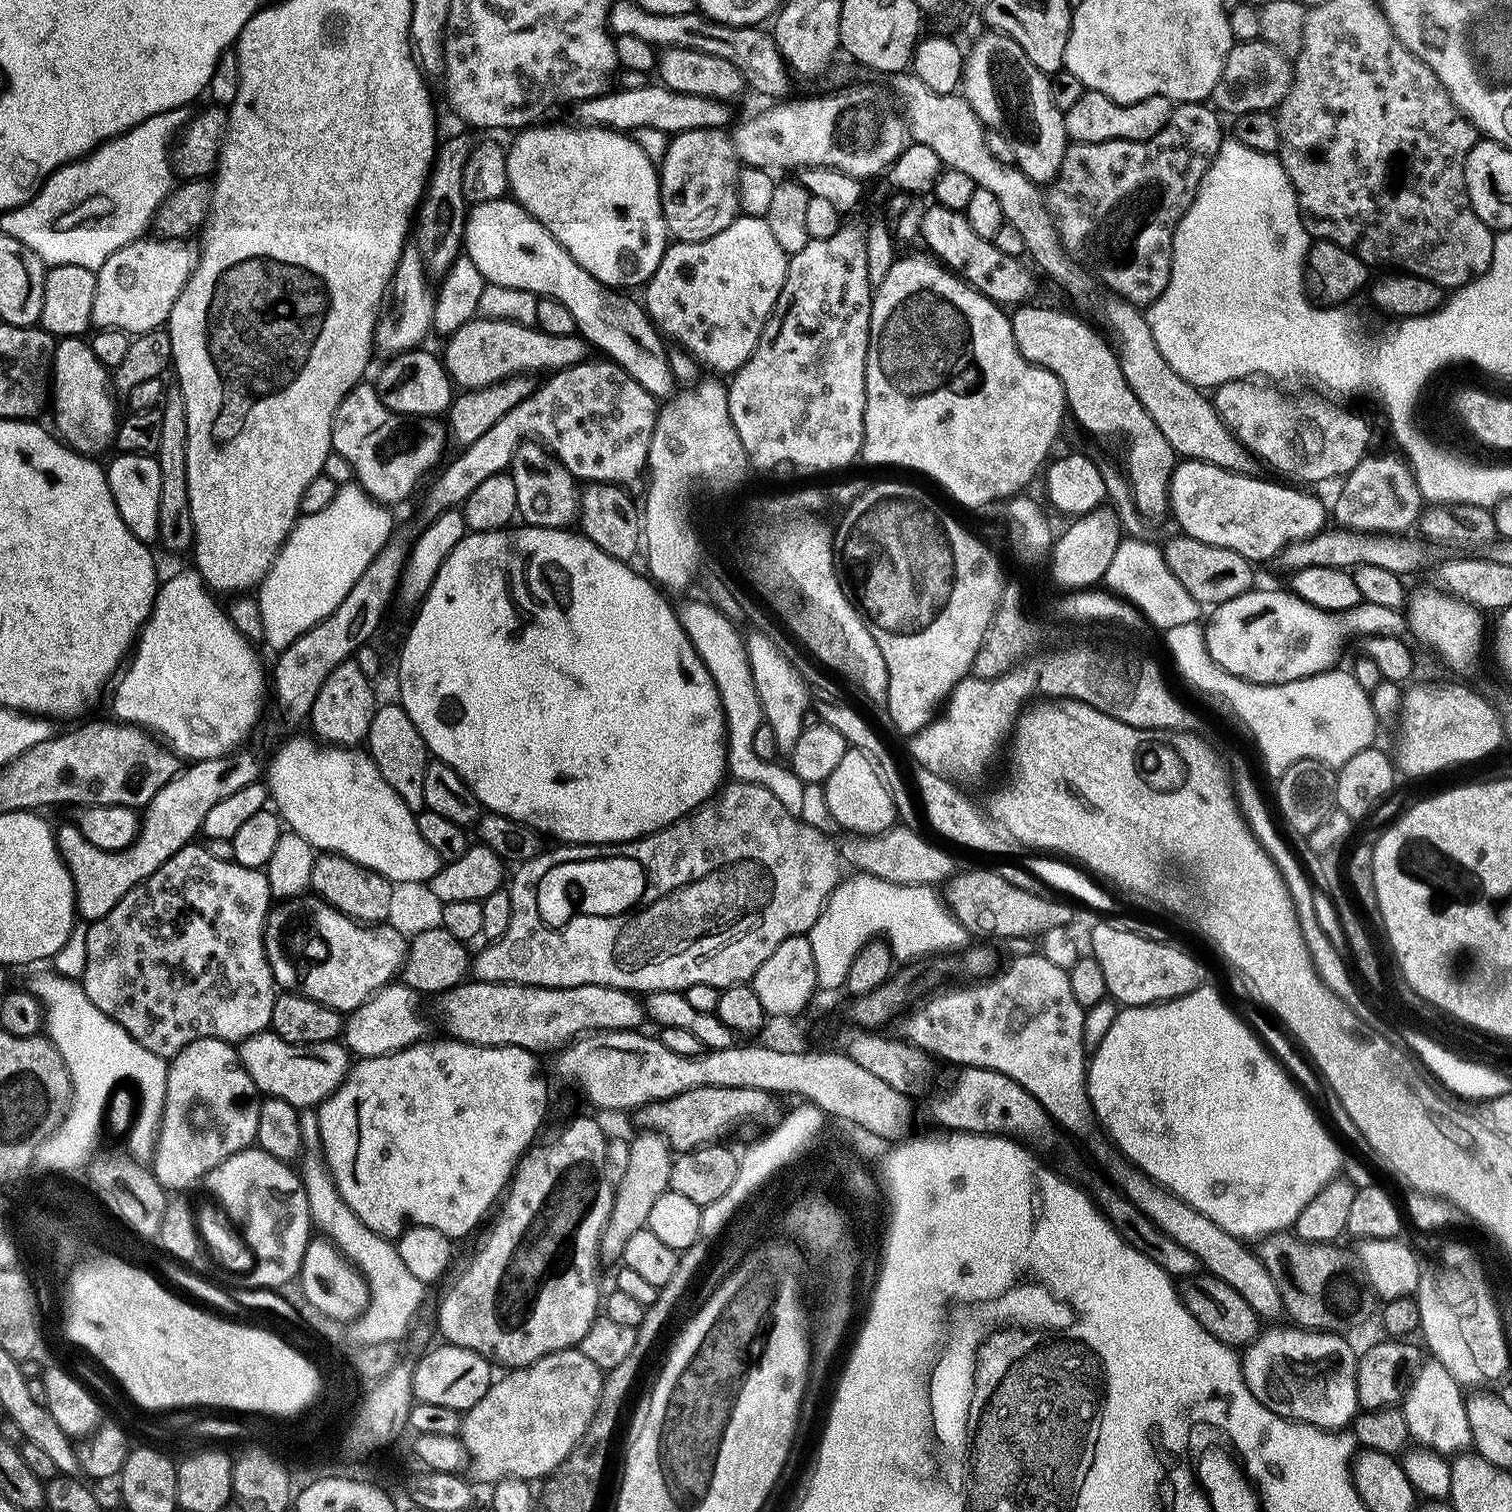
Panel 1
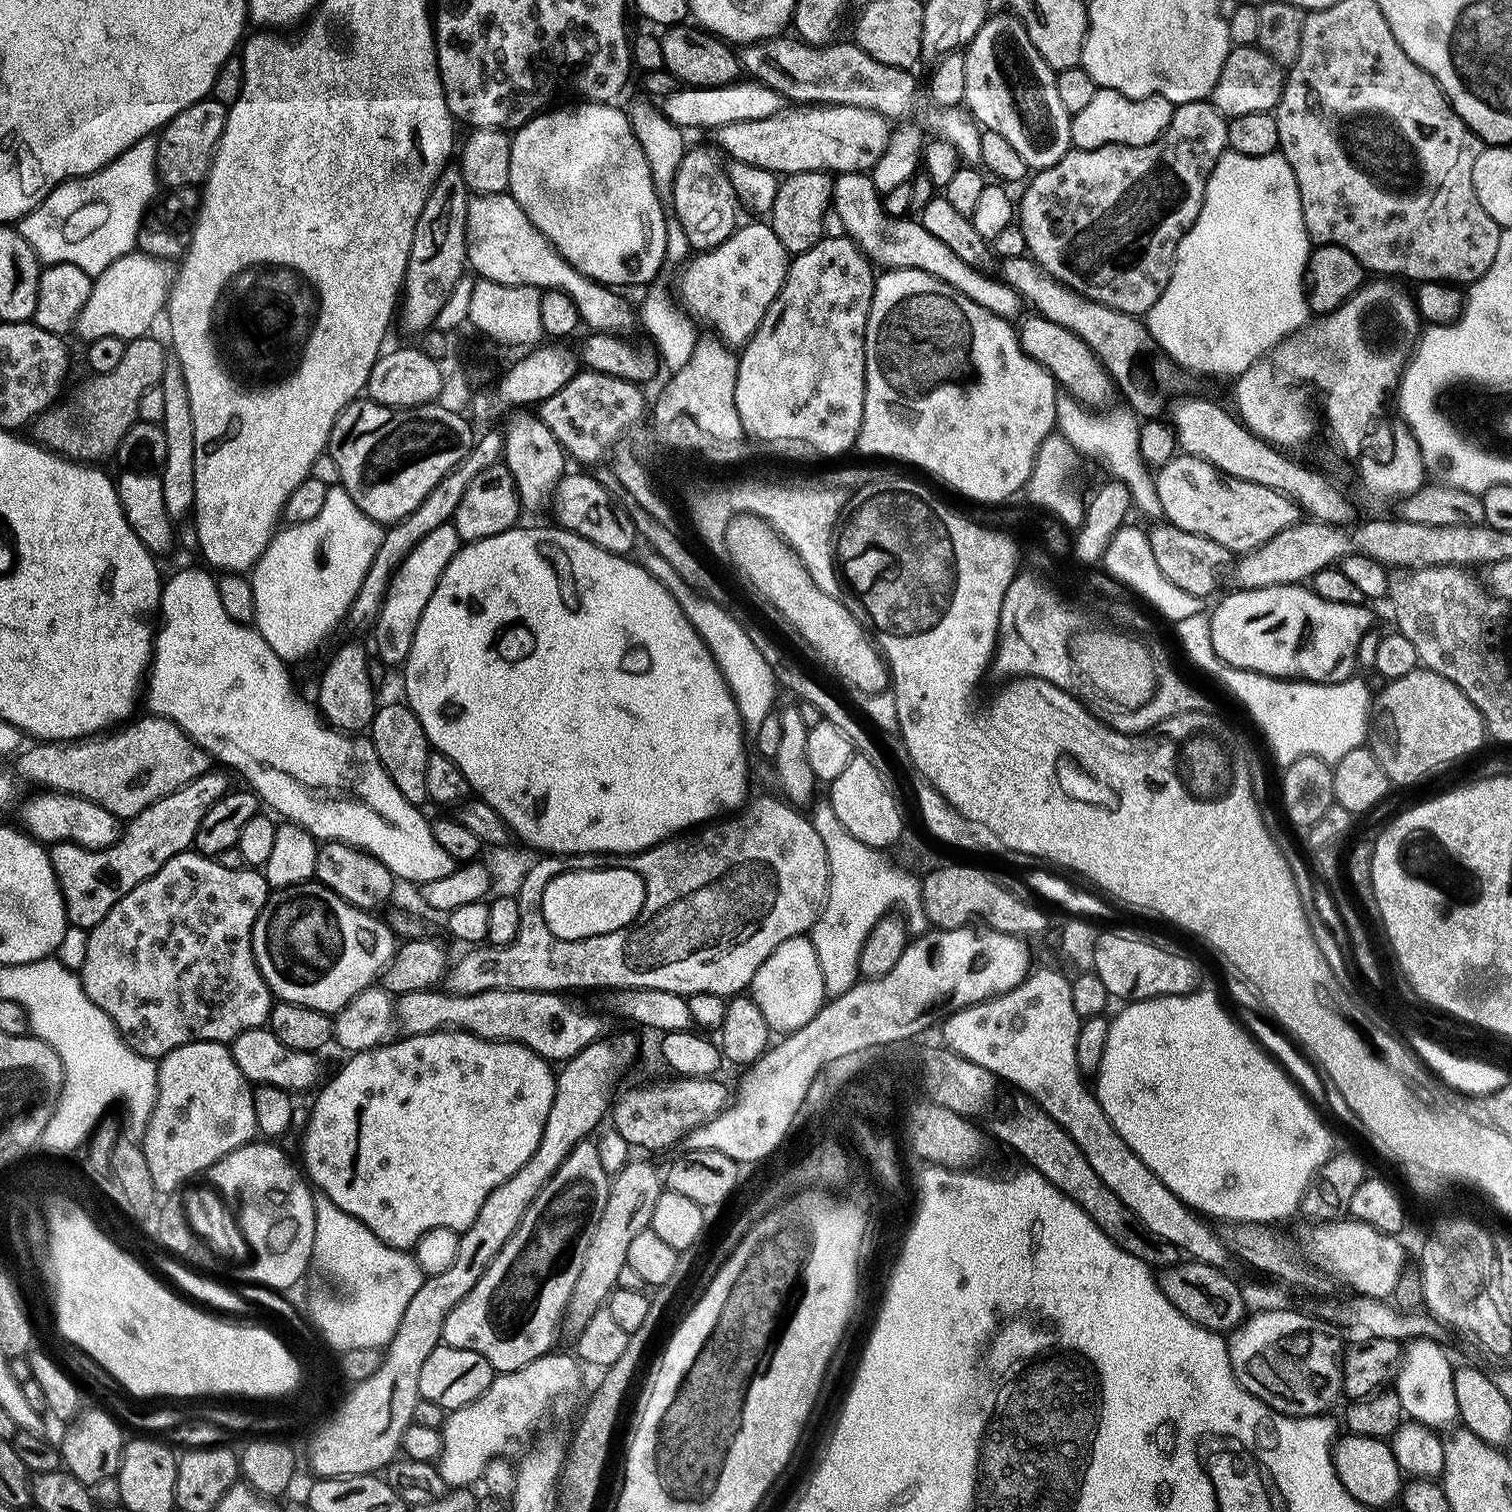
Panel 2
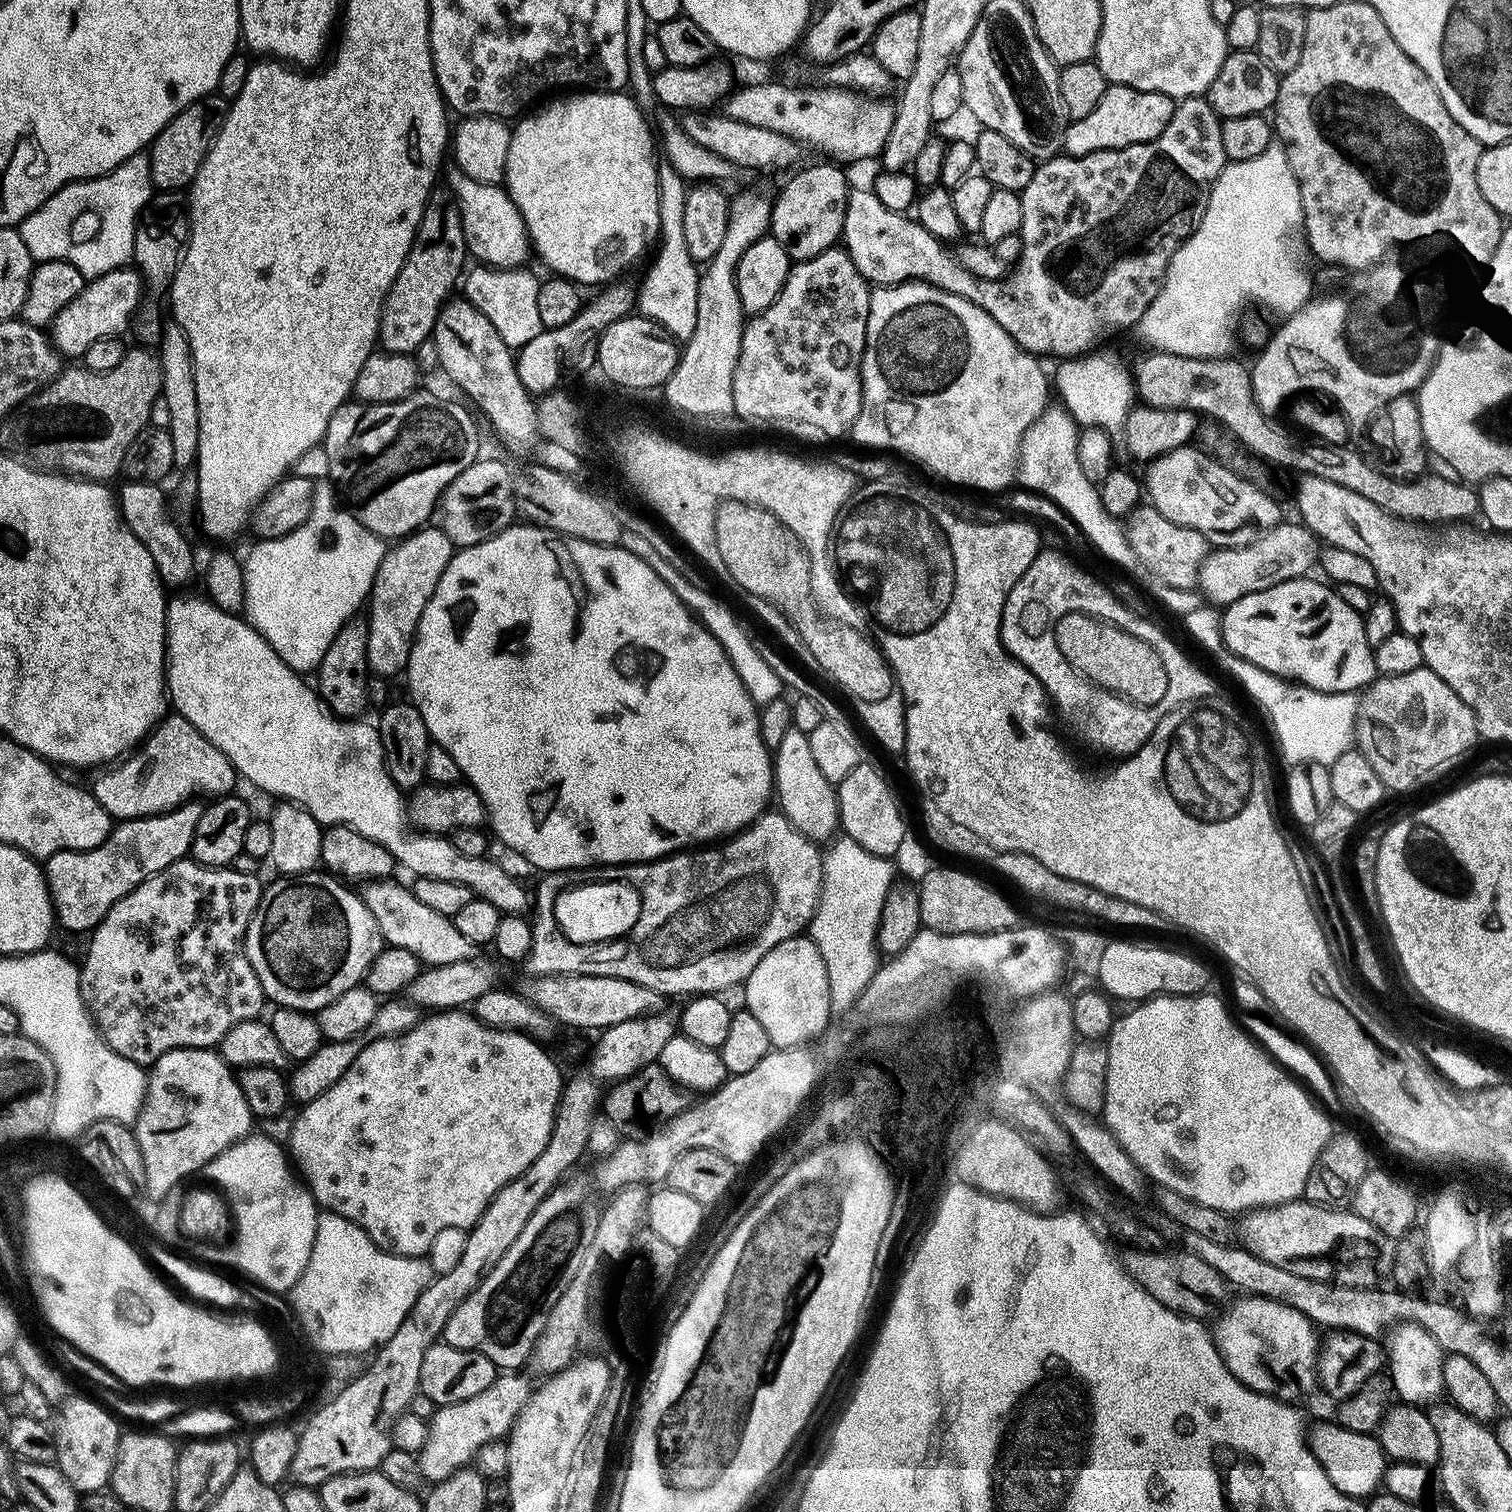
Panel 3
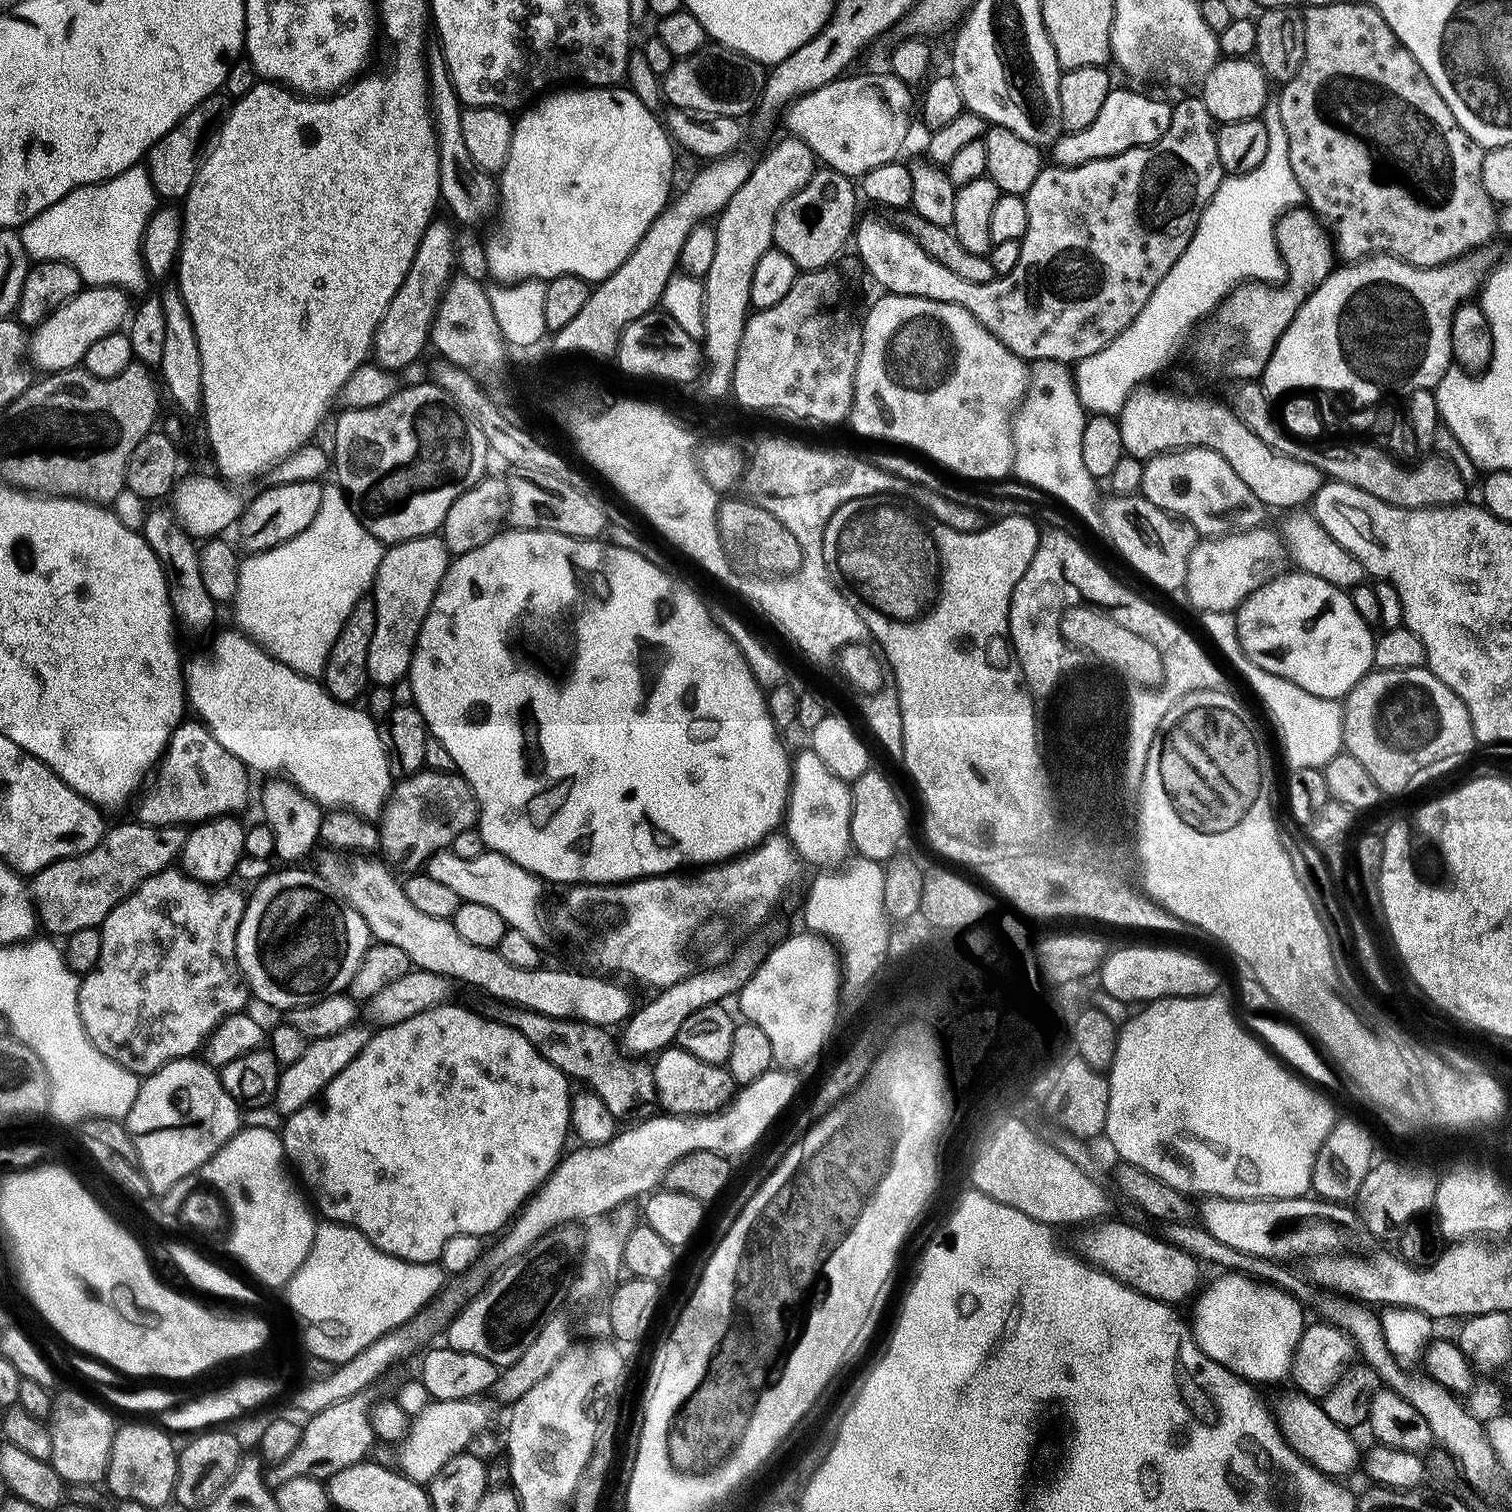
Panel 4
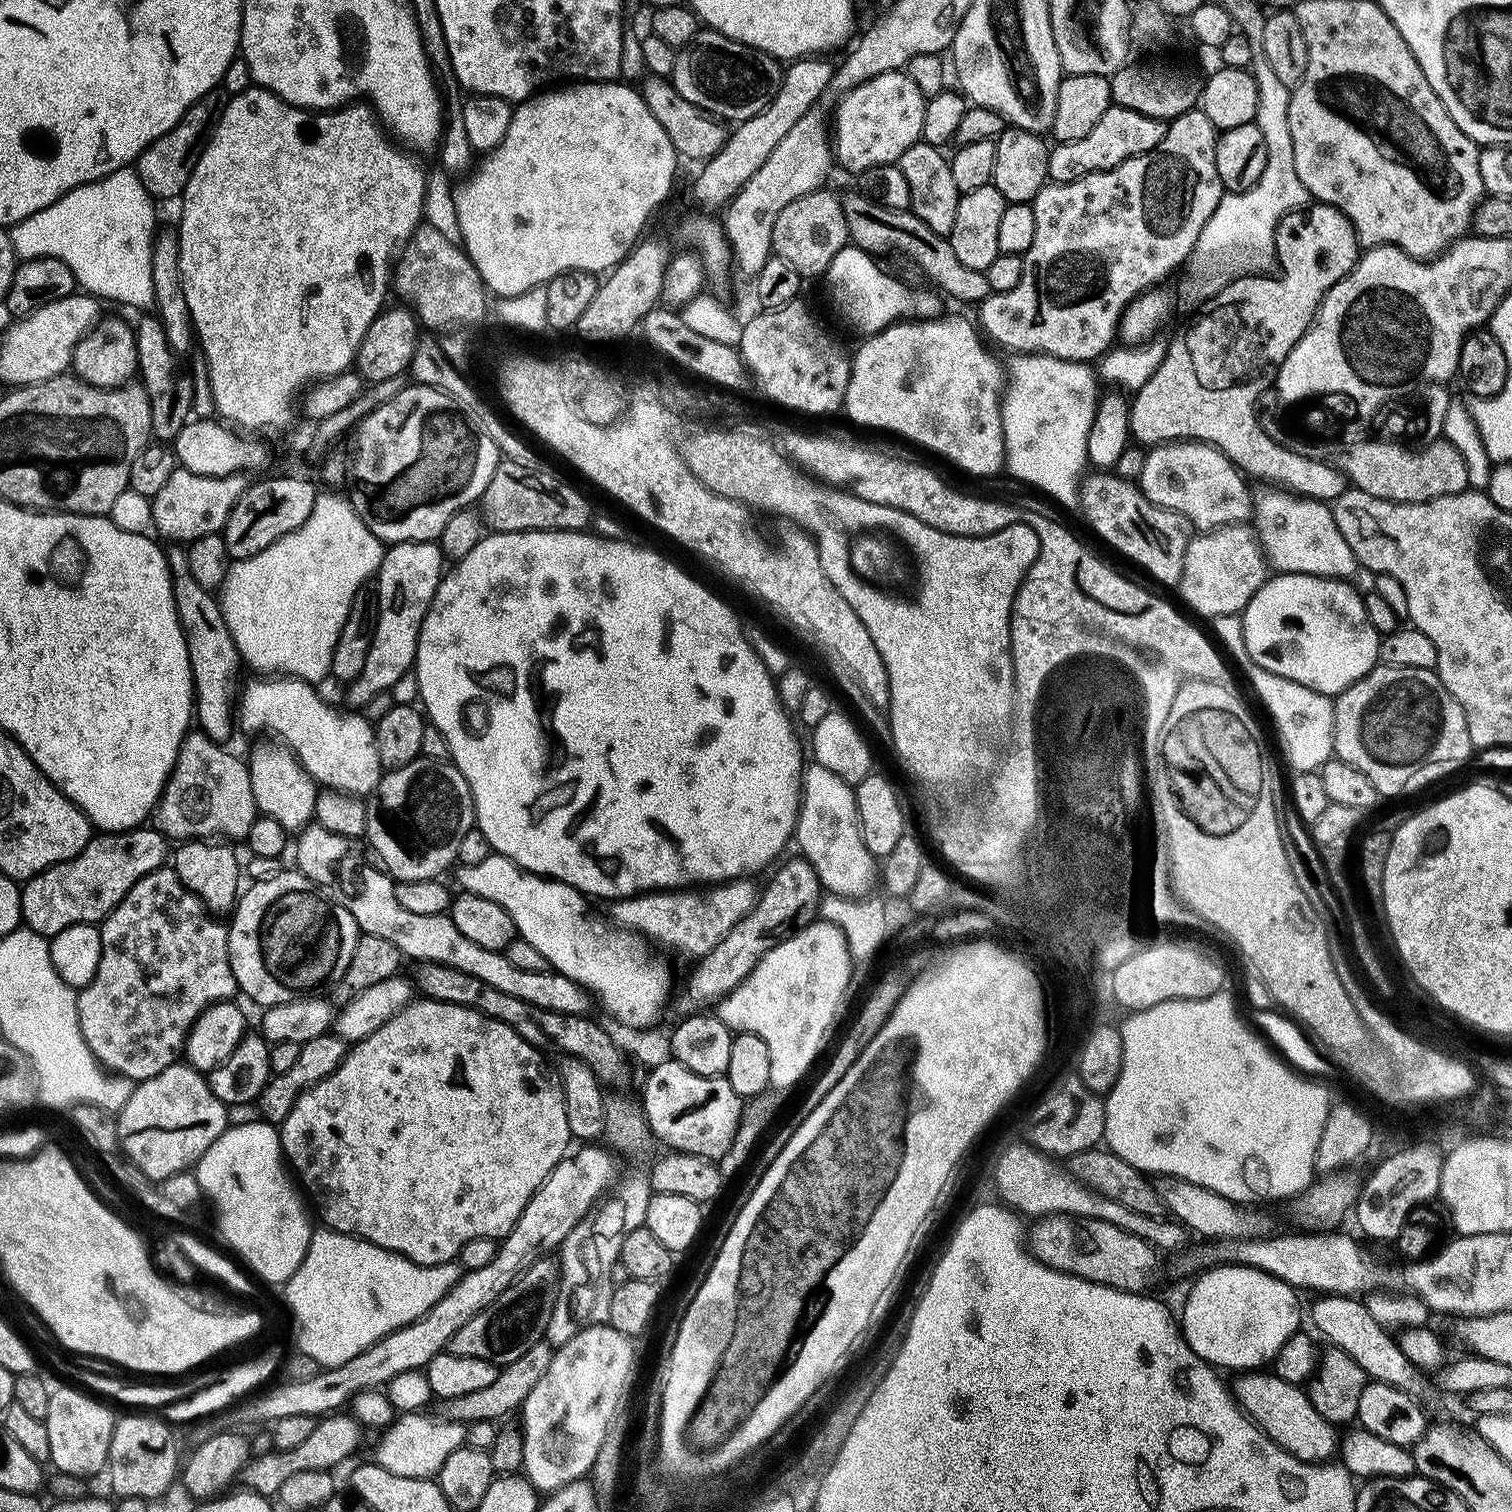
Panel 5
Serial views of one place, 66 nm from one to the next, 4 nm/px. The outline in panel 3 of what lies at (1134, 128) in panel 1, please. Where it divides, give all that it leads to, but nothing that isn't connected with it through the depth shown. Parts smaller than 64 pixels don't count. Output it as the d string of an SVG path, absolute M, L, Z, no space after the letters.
M1109 84L1102 94L1102 102L1086 114L1086 118L1072 120L1064 132L1063 151L1069 156L1085 156L1107 148L1125 148L1131 144L1149 144L1170 122L1177 101L1166 94L1139 92L1121 84Z

